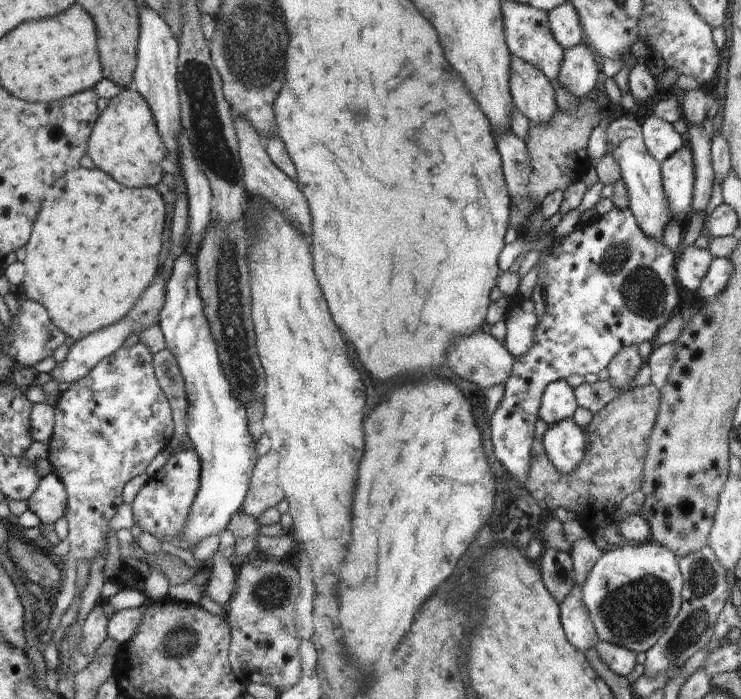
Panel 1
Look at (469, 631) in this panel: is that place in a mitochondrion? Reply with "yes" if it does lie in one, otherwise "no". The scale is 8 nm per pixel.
no

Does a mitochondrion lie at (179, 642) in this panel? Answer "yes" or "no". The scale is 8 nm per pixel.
yes

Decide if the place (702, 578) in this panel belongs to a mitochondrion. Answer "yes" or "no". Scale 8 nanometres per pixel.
yes

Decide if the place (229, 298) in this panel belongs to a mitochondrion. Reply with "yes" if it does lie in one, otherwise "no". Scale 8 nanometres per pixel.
yes

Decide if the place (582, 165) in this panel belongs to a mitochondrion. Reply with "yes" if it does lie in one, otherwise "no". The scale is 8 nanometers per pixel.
no

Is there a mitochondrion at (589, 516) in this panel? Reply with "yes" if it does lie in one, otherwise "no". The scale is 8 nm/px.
no

